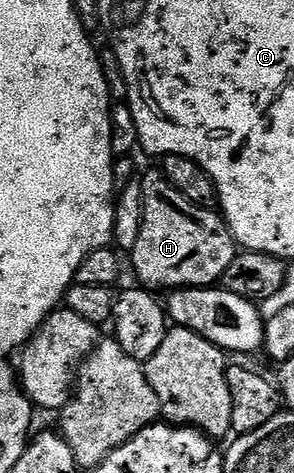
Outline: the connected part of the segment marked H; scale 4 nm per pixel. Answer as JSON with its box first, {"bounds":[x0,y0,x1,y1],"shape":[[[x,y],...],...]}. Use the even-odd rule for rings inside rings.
{"bounds":[129,168,237,292],"shape":[[[155,168],[149,171],[147,175],[142,175],[141,181],[143,184],[141,236],[137,236],[137,244],[129,252],[131,266],[135,269],[136,276],[140,278],[139,282],[155,292],[183,290],[186,286],[214,287],[222,279],[225,268],[233,264],[237,253],[237,243],[231,235],[231,229],[223,221],[222,213],[218,209],[198,206],[185,200],[185,196],[181,196],[181,192],[177,192],[177,188],[169,184],[162,169]]]}

